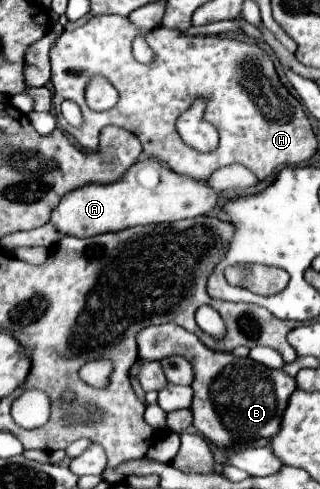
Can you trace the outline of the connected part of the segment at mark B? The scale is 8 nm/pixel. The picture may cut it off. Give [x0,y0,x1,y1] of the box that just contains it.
[137,324,295,446]

